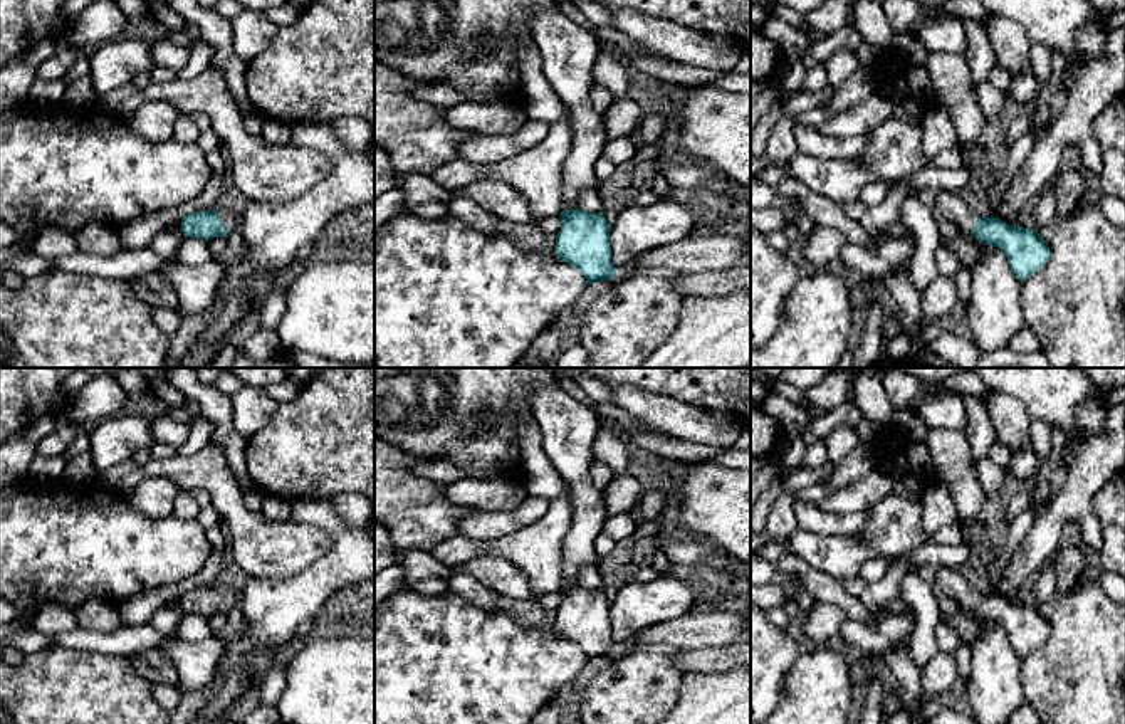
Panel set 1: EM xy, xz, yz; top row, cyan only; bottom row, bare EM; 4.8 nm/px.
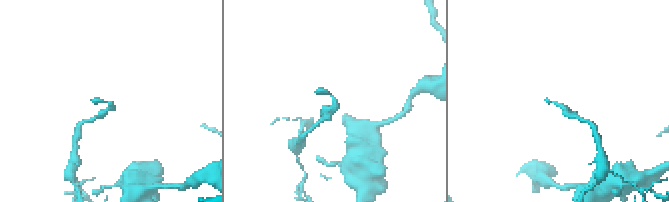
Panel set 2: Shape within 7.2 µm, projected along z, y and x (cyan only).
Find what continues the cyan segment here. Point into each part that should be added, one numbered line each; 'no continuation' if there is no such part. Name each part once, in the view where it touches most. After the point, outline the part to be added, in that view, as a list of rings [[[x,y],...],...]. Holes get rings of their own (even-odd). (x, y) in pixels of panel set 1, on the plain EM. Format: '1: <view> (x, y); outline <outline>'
1: xy (229, 595); outline [[[220,586],[218,590],[228,608],[238,601],[238,593],[232,586]]]

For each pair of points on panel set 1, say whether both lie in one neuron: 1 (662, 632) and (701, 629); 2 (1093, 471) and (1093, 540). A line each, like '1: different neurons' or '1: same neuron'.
1: same neuron
2: same neuron

